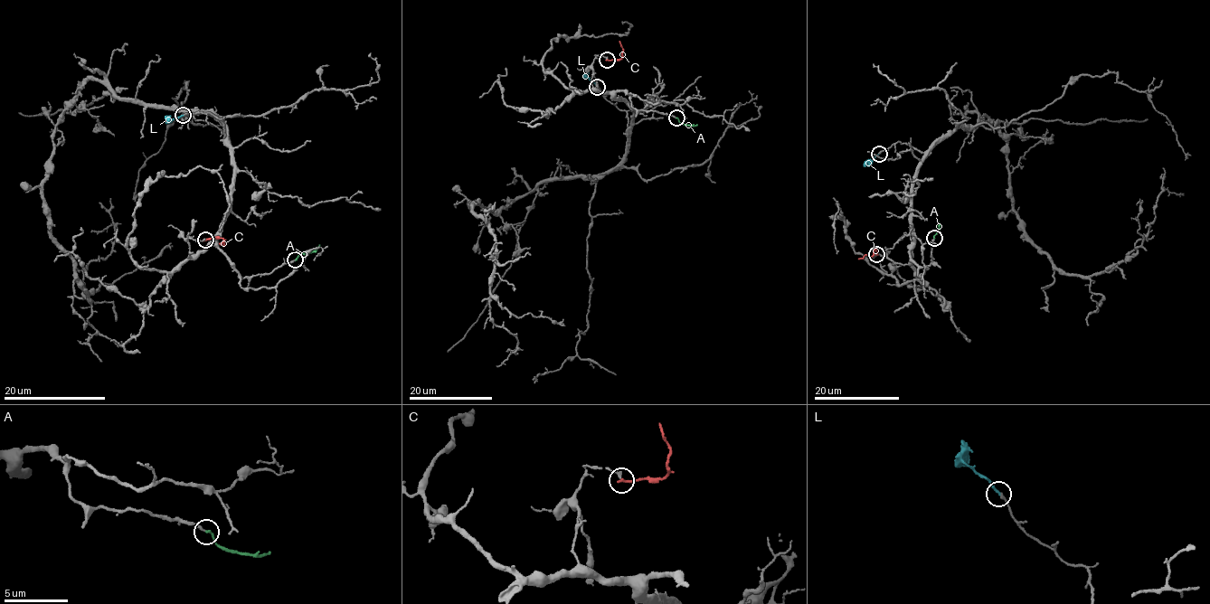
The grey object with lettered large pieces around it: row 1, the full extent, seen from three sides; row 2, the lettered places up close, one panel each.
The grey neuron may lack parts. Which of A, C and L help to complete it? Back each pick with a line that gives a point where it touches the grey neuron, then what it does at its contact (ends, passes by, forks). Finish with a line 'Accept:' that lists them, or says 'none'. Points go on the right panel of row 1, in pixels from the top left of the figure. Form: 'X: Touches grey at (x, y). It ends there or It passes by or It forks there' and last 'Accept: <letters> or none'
A: Touches grey at (934, 238). It ends there
L: Touches grey at (879, 154). It ends there
Accept: A, L

